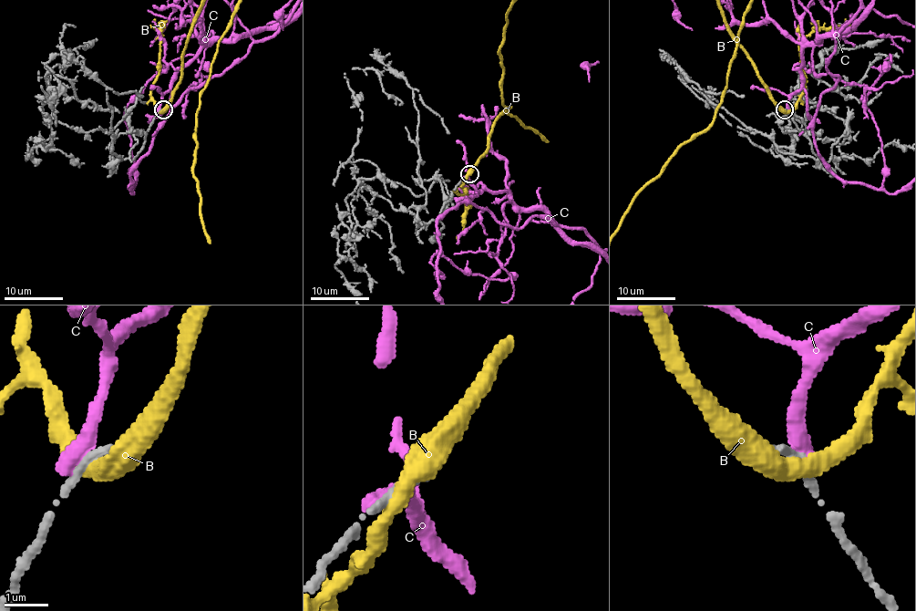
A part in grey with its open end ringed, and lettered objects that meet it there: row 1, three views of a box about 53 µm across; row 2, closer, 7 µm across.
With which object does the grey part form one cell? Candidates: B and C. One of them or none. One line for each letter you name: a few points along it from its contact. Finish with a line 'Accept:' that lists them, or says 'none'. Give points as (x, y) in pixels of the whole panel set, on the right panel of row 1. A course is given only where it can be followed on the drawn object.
Accept: none

